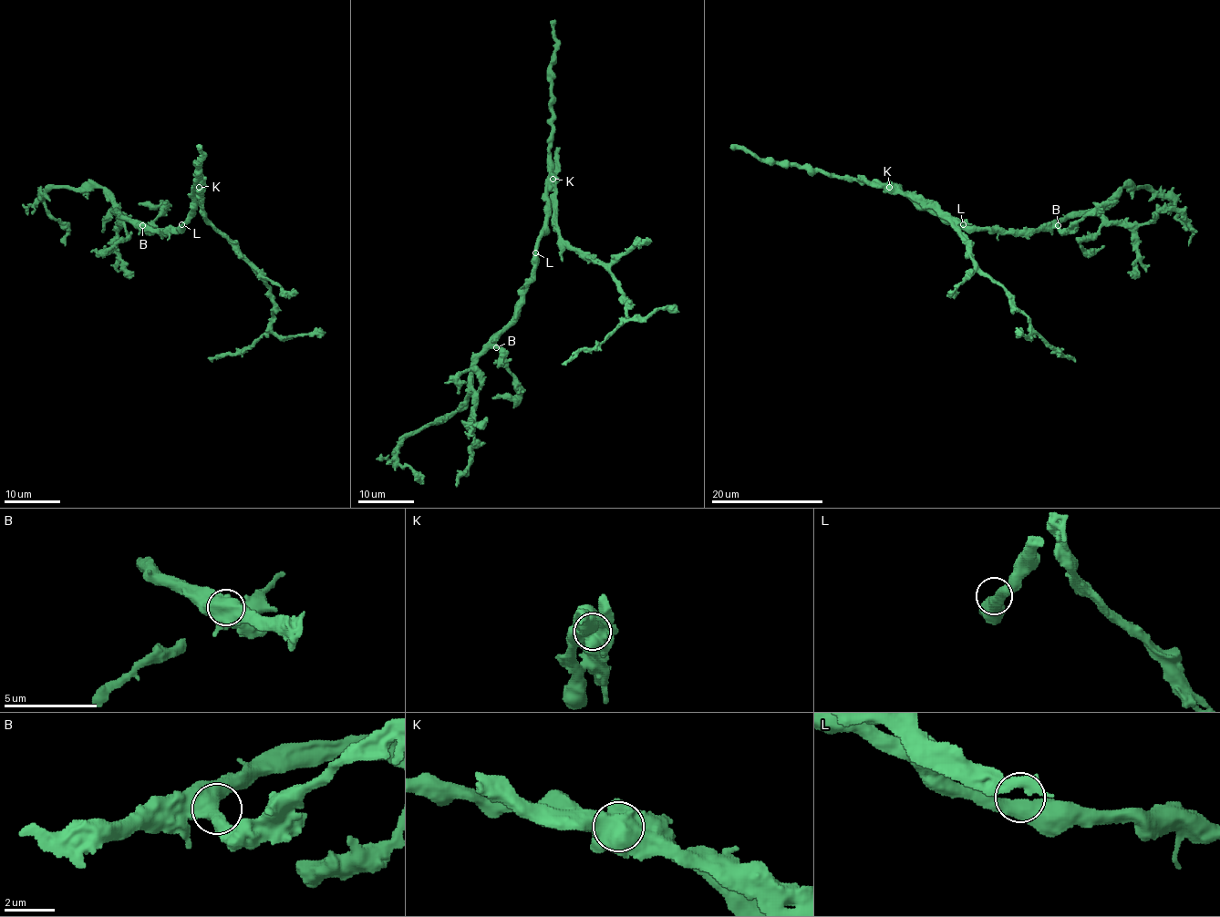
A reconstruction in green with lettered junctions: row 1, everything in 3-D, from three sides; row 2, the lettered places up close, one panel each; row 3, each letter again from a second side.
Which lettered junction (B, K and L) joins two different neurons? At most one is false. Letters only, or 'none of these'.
K

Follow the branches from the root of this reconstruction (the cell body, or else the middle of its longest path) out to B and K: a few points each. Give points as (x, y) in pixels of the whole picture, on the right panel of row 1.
B: (963, 227), (1039, 231), (1058, 225)
K: (963, 227), (943, 221), (890, 186)

